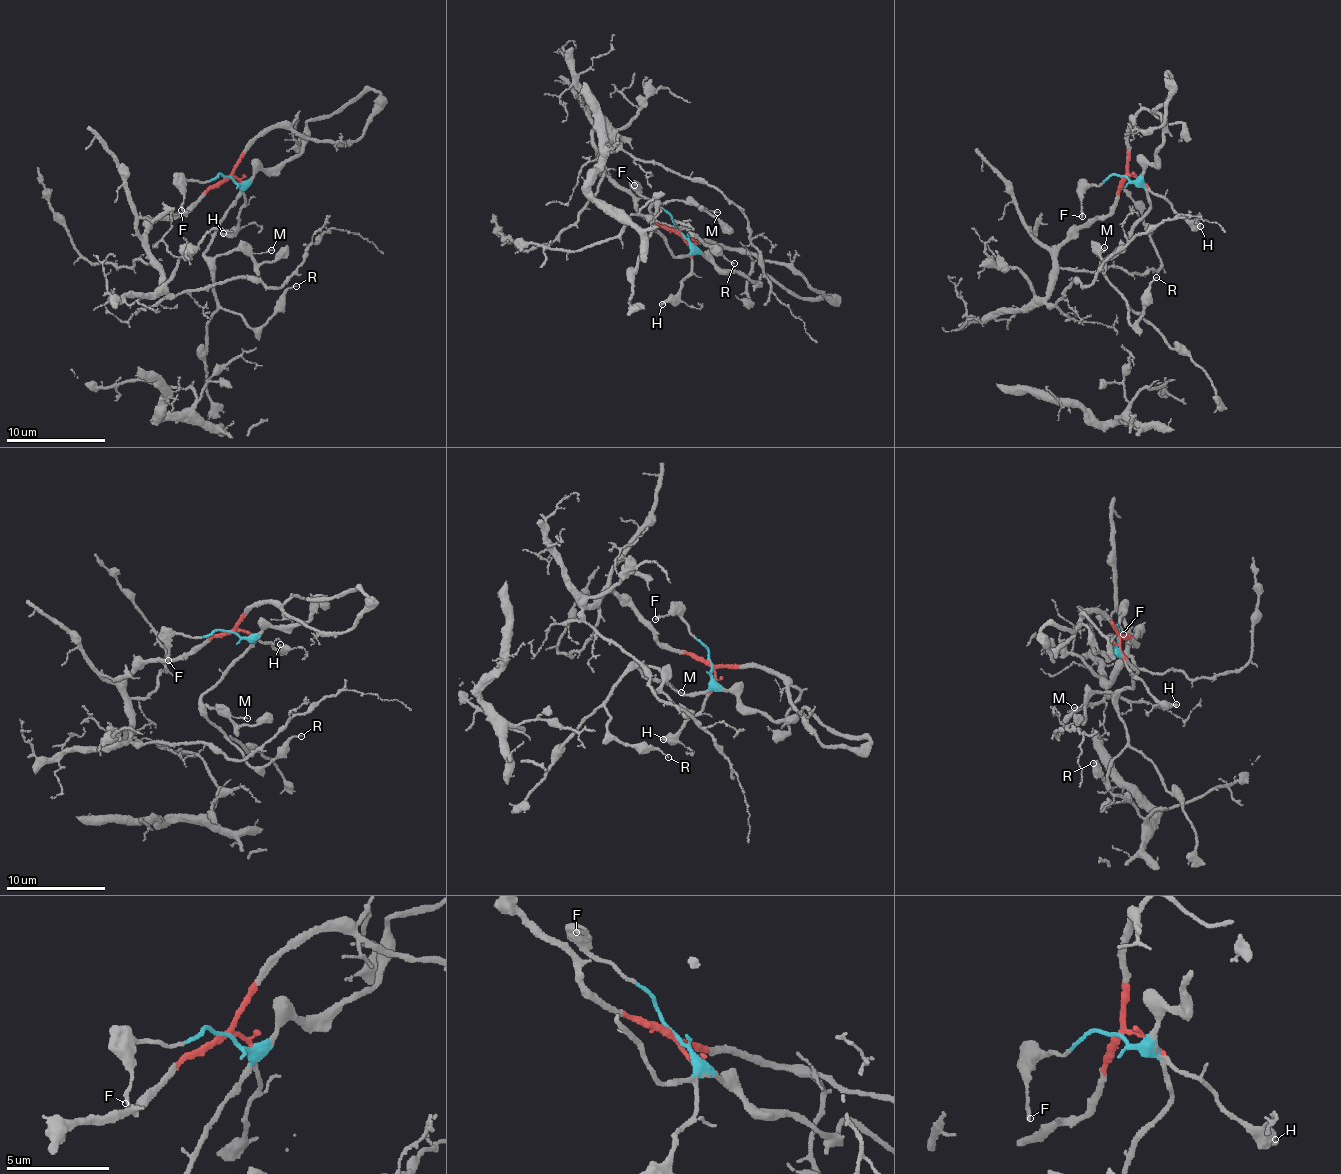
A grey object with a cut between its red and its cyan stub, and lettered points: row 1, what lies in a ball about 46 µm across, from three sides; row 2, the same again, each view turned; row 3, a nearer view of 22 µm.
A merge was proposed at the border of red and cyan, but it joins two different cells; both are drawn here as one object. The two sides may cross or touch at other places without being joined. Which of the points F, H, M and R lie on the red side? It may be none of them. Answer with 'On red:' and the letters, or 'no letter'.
On red: H

